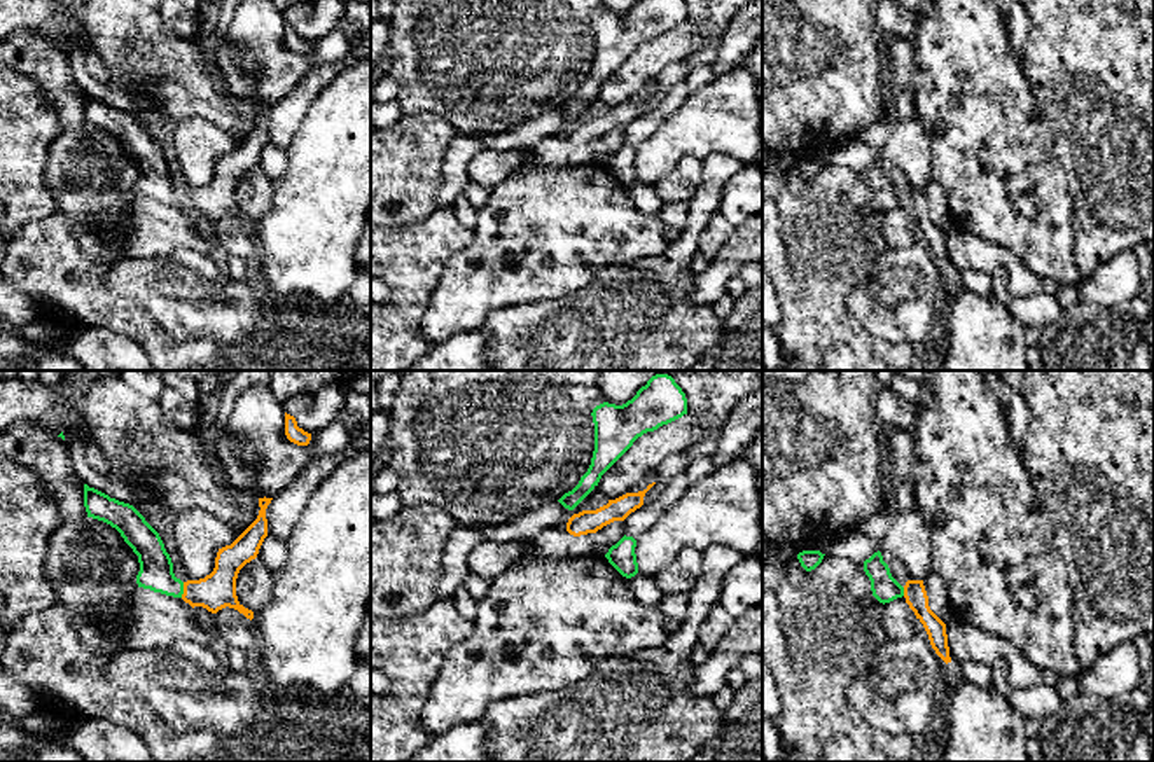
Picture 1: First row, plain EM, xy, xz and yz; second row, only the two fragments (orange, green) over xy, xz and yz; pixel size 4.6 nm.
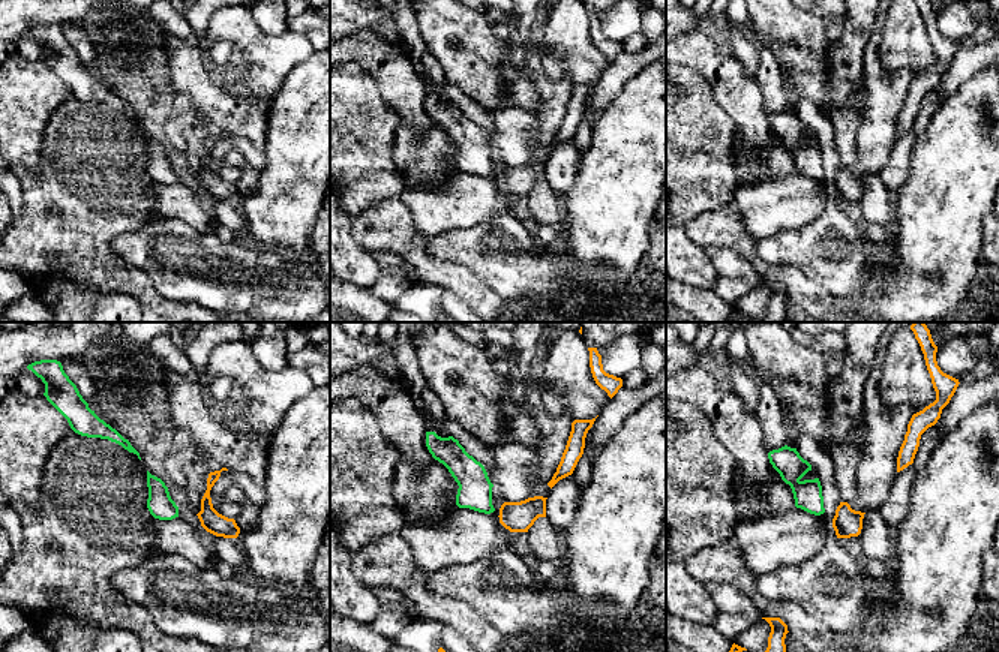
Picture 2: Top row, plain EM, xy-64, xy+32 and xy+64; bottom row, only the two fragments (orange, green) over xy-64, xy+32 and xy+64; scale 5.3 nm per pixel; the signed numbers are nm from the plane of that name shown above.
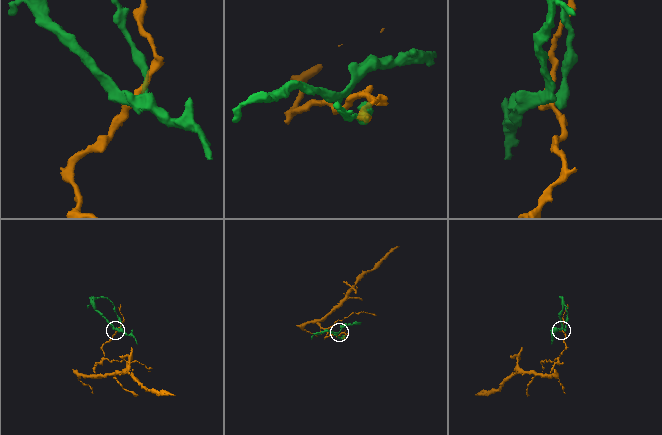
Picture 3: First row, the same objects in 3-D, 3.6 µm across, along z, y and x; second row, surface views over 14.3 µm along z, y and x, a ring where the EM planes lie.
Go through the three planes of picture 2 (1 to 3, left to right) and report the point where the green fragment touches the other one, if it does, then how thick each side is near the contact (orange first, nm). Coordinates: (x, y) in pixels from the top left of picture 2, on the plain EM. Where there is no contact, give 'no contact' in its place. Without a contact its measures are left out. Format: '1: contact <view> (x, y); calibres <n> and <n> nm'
1: no contact
2: no contact
3: no contact

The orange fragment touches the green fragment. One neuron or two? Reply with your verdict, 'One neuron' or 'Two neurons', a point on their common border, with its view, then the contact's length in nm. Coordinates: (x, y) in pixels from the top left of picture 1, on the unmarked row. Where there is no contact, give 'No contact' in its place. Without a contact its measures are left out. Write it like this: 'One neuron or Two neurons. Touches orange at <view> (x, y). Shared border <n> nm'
Two neurons. Touches orange at xy (184, 198). Shared border 70 nm

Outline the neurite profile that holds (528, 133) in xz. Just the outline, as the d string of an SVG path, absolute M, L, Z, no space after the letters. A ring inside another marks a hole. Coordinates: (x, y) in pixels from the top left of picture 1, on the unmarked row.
M594 94L594 98L574 119L568 119L560 110L554 110L554 112L542 114L539 117L532 117L511 129L481 135L481 140L484 143L484 149L528 150L544 138L560 136L561 133L567 133L574 122L579 122L584 119L587 107L596 100L598 100L598 94Z

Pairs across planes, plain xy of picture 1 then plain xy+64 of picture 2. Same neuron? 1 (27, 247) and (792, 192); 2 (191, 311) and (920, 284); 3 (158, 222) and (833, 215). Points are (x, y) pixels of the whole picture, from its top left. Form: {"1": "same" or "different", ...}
{"1": "different", "2": "different", "3": "different"}

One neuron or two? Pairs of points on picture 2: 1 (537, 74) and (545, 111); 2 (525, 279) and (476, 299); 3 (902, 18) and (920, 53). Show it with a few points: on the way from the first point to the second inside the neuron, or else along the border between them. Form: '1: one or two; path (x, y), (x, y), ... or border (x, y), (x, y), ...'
1: one; path (542, 83), (546, 89), (546, 102)
2: two; border (467, 269), (500, 299), (527, 299)
3: one; path (902, 27), (903, 36), (911, 44)

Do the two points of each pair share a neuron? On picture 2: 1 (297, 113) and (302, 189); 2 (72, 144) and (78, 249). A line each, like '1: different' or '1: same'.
1: same
2: same

